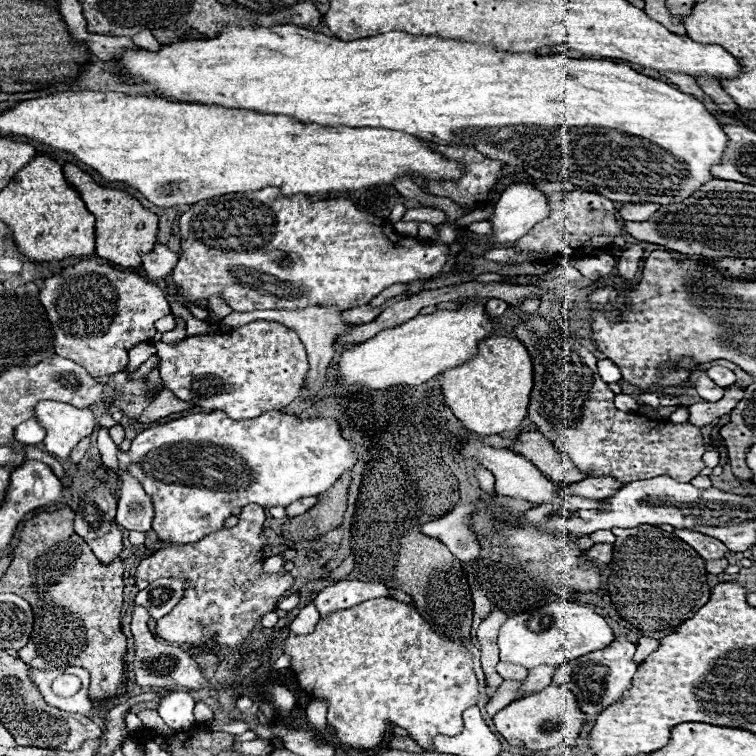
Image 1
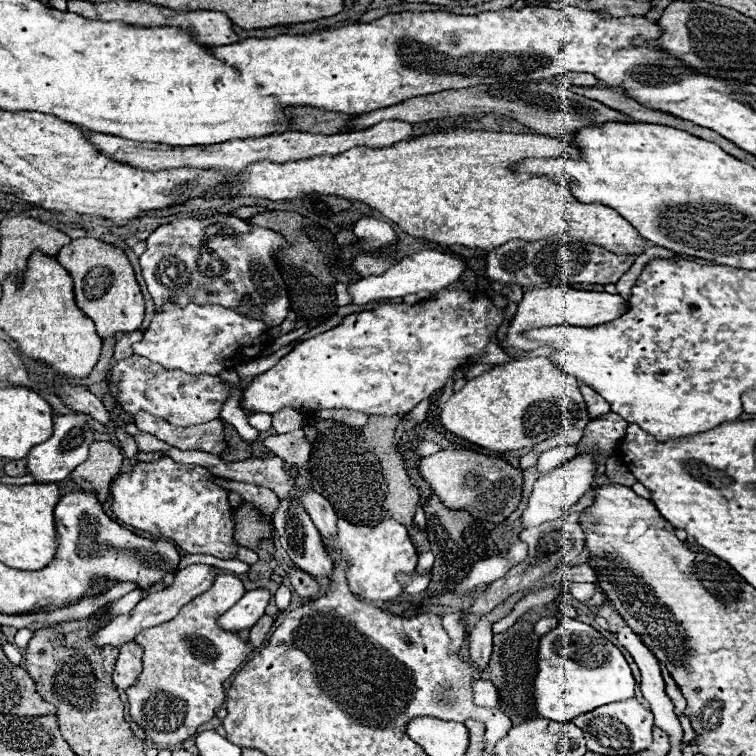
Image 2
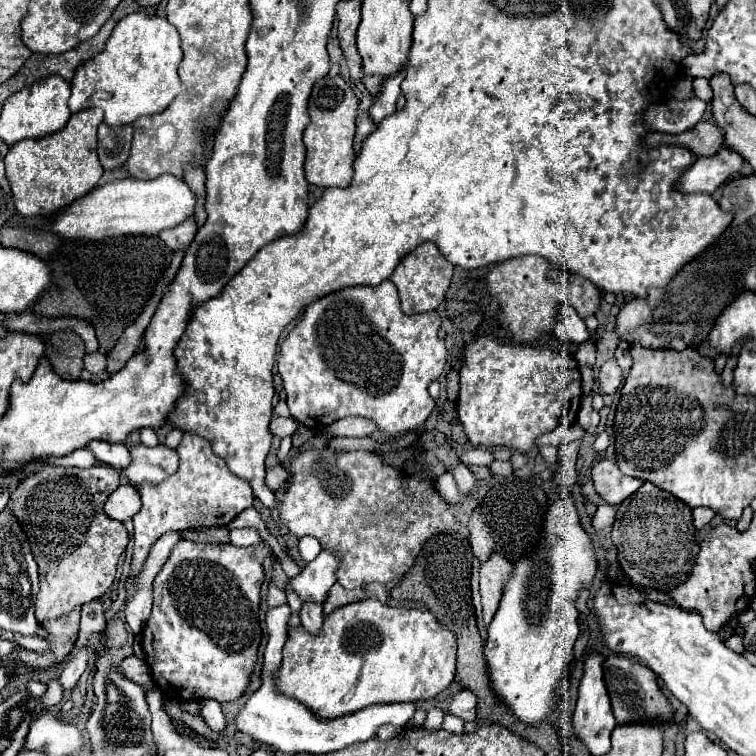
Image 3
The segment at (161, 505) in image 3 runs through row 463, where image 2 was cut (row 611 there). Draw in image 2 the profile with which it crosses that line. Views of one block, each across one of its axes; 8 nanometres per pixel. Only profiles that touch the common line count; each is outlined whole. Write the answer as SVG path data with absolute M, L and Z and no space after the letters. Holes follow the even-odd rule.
M220 574L216 576L212 588L196 596L194 600L190 600L186 606L182 606L176 618L172 618L170 622L158 624L150 630L142 630L142 634L134 638L134 642L144 650L144 656L142 656L144 670L138 676L138 682L134 684L134 688L126 692L130 700L130 718L144 730L146 738L154 742L158 748L174 748L178 744L184 744L186 740L196 736L198 726L212 720L216 716L216 710L220 710L220 706L224 704L226 694L222 684L226 678L234 674L234 670L252 652L252 646L246 640L242 640L240 634L226 632L220 626L216 626L216 618L224 614L230 606L234 606L234 602L238 602L238 598L242 598L244 592L246 588L238 576Z

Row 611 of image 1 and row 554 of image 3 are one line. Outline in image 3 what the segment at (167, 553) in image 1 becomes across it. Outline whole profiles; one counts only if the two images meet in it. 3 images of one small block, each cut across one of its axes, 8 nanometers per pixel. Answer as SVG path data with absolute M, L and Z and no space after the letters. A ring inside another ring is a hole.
M182 540L174 546L170 560L154 580L154 608L142 632L142 648L152 678L166 700L218 700L220 704L240 698L246 690L262 630L256 622L260 606L260 586L264 582L264 562L272 558L272 548L262 542L248 548L232 544L198 544Z

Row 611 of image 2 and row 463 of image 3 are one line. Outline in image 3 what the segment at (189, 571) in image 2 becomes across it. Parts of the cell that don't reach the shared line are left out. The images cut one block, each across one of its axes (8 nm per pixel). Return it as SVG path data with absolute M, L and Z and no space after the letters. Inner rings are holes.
M140 444L130 448L130 454L132 464L122 472L126 474L126 478L130 478L132 484L158 484L178 470L178 452L174 448L166 448L164 444L158 444L154 448Z

